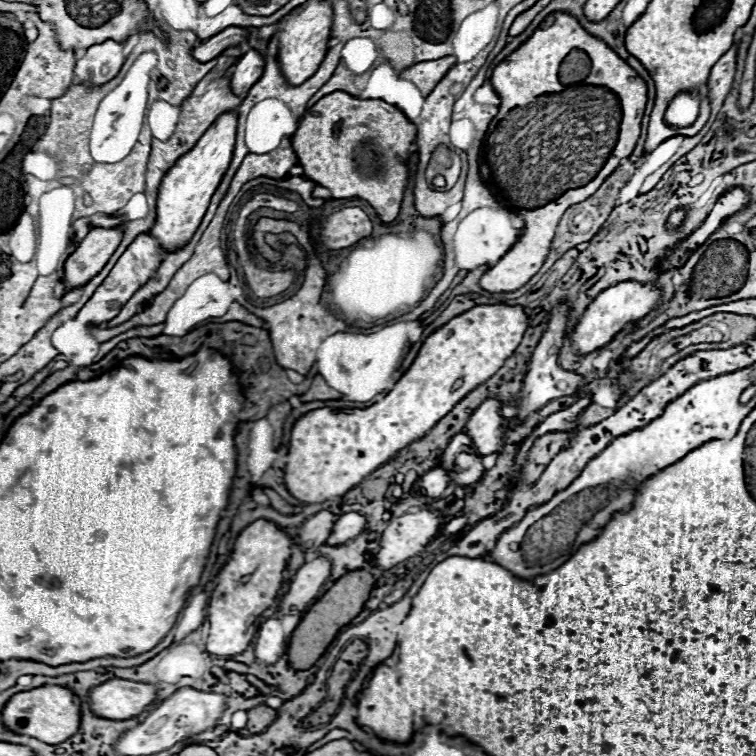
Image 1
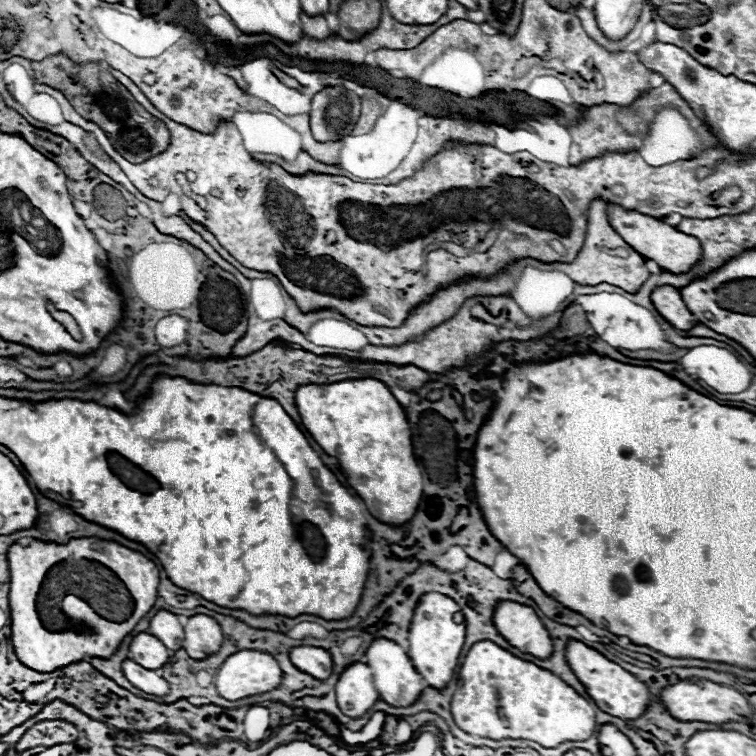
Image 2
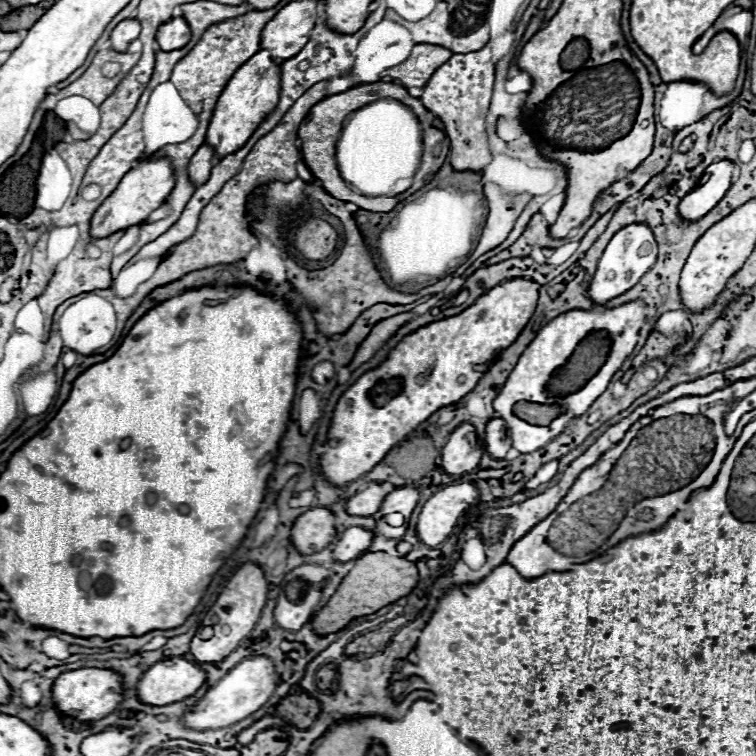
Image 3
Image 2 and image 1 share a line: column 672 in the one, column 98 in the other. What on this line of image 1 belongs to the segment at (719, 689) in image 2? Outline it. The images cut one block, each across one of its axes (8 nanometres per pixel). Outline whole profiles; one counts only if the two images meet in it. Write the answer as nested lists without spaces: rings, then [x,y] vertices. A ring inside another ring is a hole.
[[[106,680],[88,692],[92,712],[108,720],[134,718],[154,700],[156,688],[152,684],[132,680]]]

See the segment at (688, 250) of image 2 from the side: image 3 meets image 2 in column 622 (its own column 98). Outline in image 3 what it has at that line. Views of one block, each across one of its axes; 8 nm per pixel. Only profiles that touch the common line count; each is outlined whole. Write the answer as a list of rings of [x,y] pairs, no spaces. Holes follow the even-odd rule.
[[[152,156],[140,160],[138,168],[132,168],[130,172],[126,172],[118,188],[94,212],[92,222],[90,222],[90,236],[106,238],[108,234],[114,234],[116,230],[126,230],[130,226],[142,224],[154,210],[162,206],[162,202],[168,198],[172,188],[174,188],[174,174],[170,168],[170,160],[166,158],[154,160]]]

